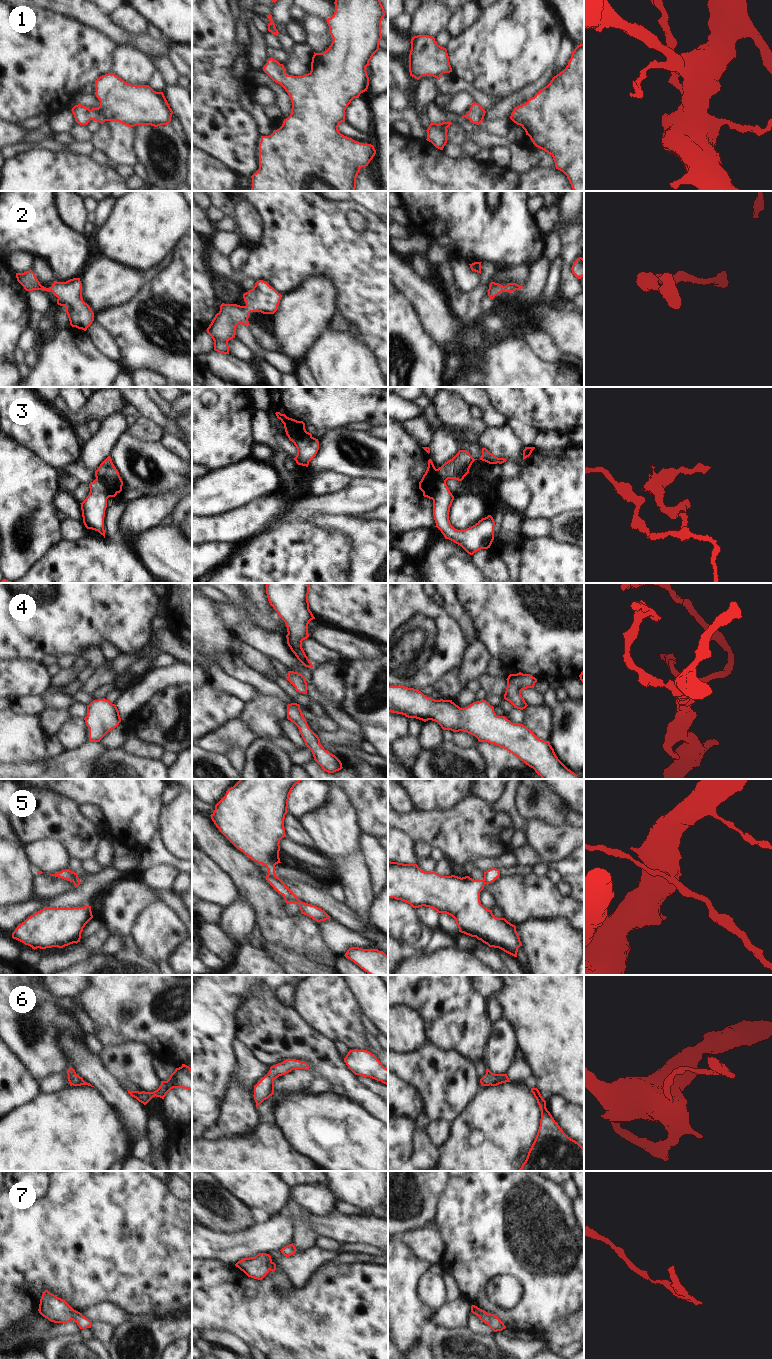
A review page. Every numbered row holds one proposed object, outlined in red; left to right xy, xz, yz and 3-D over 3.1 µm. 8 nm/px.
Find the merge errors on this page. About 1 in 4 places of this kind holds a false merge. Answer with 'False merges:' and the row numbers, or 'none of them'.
False merges: 3, 5

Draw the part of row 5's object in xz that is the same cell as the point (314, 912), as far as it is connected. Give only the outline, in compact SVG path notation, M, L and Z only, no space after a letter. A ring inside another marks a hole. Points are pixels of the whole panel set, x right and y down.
M266 875L266 880L279 894L281 894L284 897L286 903L296 903L301 910L301 914L307 915L317 922L325 921L331 918L321 908L300 901L298 897L276 875Z

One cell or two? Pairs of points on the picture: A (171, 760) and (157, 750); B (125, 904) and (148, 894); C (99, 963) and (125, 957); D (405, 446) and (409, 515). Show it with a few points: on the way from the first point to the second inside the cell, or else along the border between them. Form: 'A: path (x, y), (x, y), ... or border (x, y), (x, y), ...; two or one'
A: border (166, 751), (161, 759); two
B: path (131, 898), (133, 896), (142, 896); one
C: path (105, 963), (119, 963); one
D: path (405, 463), (405, 498); one

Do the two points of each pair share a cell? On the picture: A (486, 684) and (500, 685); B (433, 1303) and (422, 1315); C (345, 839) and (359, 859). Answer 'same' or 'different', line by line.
A: same
B: different
C: different

